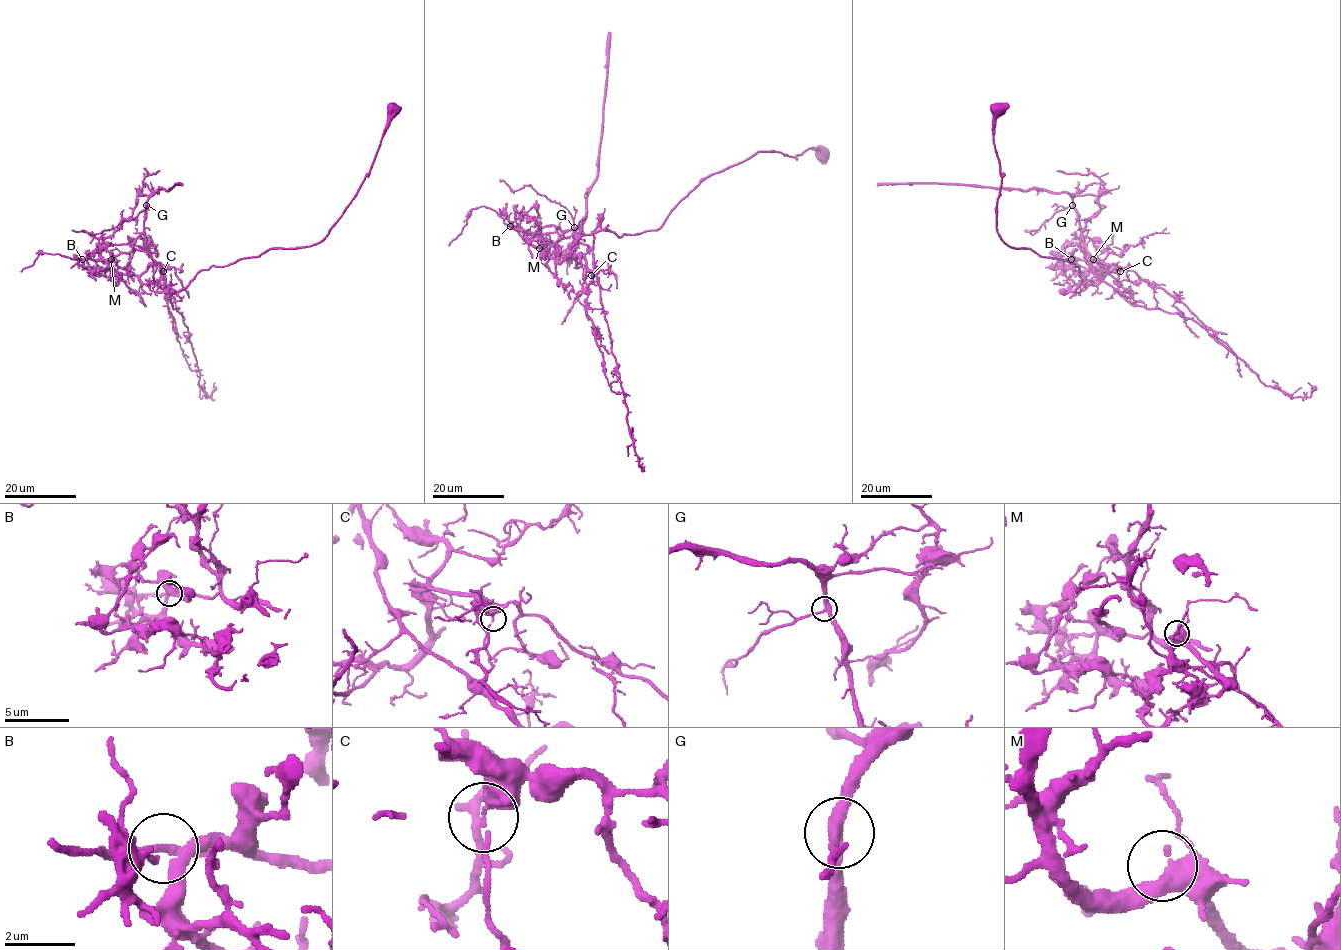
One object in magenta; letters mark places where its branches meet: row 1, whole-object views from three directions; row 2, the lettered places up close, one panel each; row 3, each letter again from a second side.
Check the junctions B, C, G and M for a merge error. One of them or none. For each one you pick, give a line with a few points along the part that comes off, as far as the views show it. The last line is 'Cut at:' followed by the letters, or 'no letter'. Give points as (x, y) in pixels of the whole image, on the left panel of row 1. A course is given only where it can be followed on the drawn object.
C: course (163, 271), (166, 288), (163, 272), (148, 250), (145, 203), (160, 188), (182, 186)
Cut at: C

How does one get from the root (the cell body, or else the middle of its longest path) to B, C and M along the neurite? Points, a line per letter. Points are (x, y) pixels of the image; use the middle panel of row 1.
B: (821, 153), (758, 151), (706, 176), (659, 228), (583, 234), (560, 261), (510, 226)
C: (821, 153), (758, 151), (706, 176), (655, 230), (618, 236), (599, 225), (591, 275)
M: (821, 153), (808, 149), (790, 157), (758, 151), (706, 176), (655, 230), (583, 234), (560, 261), (539, 248)

